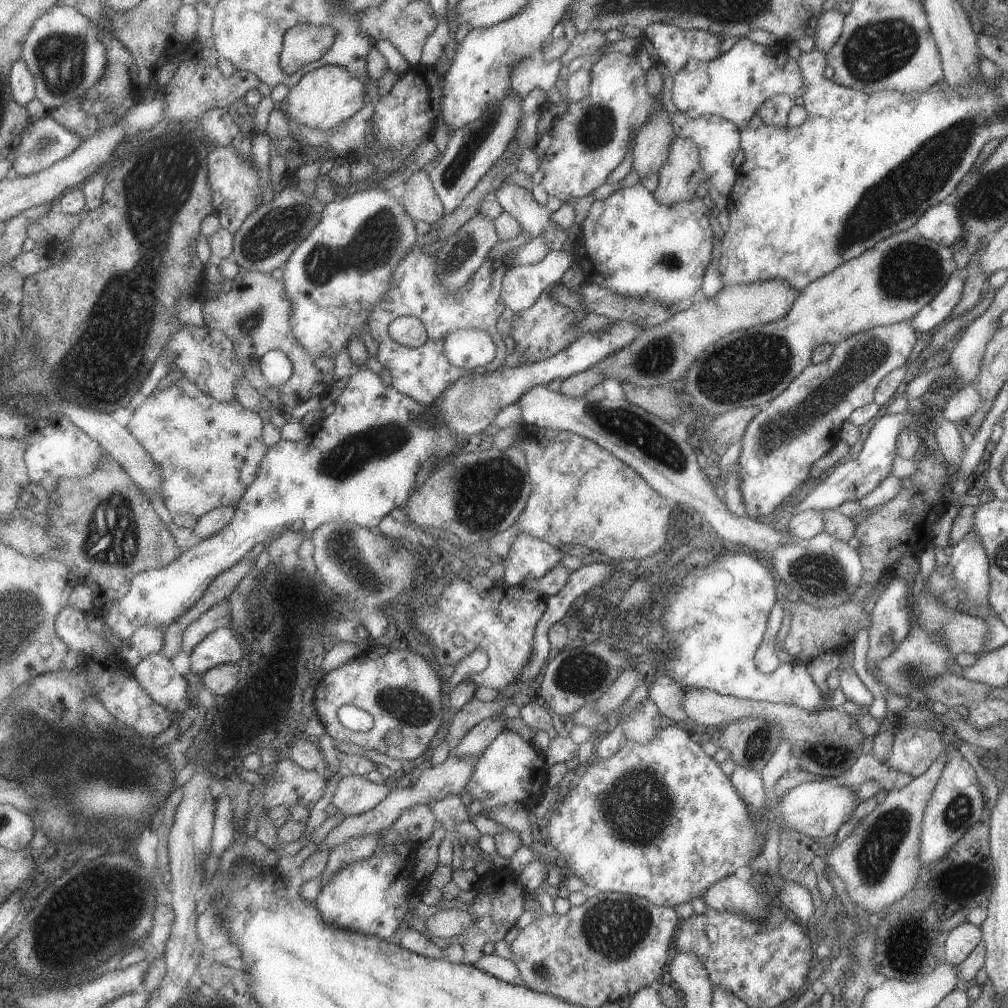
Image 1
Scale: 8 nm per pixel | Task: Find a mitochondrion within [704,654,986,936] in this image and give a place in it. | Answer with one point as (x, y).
(875, 857)

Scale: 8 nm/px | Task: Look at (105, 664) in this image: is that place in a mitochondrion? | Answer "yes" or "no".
no

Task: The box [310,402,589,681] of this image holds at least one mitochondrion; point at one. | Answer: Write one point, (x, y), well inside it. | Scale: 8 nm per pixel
(482, 496)

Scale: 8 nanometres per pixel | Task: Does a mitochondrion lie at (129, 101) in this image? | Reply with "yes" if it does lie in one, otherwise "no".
no

